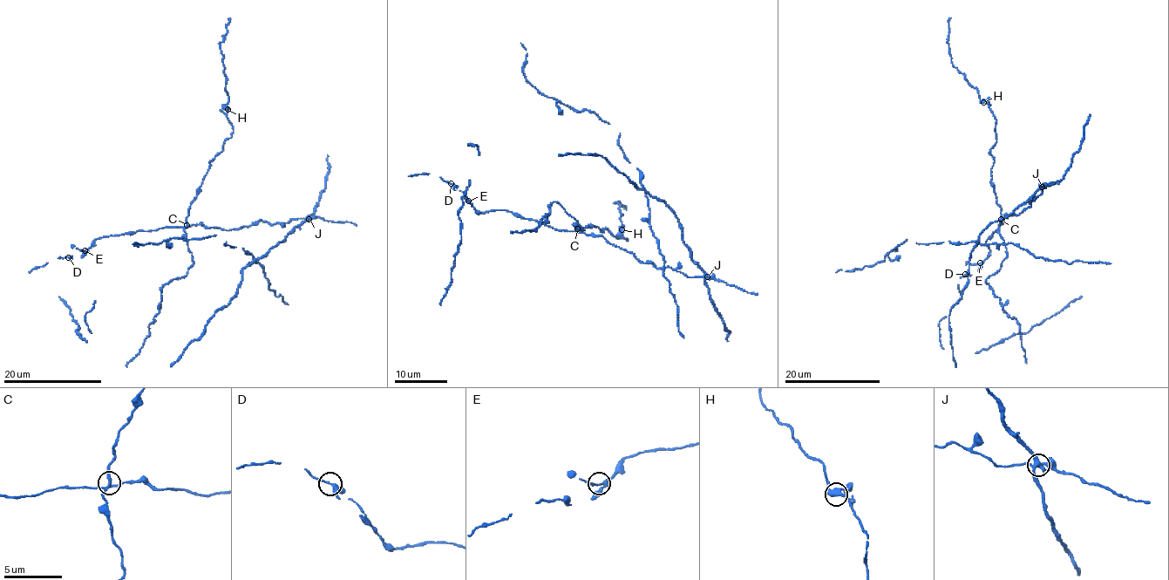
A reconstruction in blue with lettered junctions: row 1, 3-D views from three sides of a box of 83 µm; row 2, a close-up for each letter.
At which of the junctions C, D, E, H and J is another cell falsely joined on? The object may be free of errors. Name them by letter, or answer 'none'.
J

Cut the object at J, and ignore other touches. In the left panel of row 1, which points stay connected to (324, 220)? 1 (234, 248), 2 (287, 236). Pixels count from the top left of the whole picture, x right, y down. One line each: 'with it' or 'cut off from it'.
1: with it
2: cut off from it

